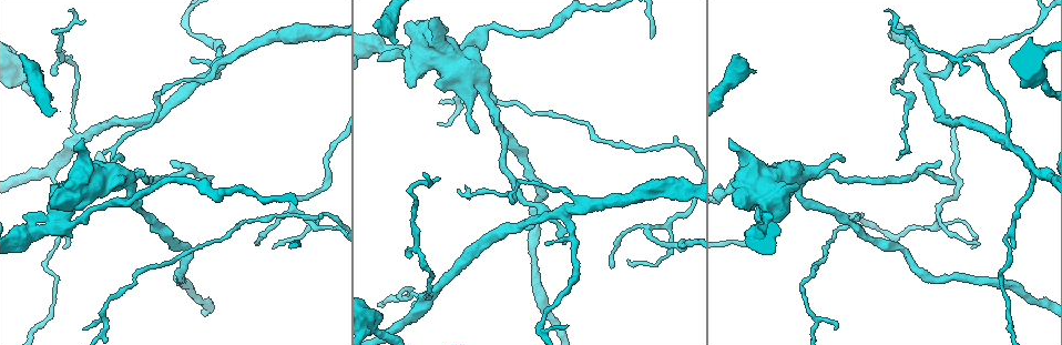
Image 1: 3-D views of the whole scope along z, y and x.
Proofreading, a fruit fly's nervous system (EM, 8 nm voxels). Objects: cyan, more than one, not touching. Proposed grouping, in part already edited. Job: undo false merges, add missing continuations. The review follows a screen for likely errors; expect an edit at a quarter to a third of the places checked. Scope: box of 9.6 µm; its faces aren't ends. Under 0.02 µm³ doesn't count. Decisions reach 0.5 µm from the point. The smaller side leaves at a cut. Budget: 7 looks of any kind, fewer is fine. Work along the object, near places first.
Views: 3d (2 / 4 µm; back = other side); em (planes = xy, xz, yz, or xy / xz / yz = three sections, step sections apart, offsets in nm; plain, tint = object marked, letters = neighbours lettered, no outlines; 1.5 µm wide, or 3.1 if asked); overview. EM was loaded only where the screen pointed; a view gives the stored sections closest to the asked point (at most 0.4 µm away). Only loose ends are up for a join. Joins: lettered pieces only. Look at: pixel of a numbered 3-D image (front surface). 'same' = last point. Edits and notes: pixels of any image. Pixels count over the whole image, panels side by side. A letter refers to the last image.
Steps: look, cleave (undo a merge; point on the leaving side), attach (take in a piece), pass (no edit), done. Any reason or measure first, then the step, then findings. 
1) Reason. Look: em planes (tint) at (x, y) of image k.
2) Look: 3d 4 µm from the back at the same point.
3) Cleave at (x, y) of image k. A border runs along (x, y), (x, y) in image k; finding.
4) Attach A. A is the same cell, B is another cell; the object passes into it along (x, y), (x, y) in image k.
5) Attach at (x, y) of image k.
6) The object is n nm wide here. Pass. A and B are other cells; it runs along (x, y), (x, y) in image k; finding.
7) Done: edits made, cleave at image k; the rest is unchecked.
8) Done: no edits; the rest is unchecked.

Look: em xy step 8 (letters) at (972, 248) of image 1.

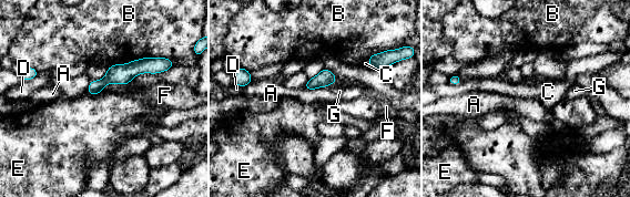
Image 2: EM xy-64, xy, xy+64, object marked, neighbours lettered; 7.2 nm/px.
Pass. A, B, C, D, E, F and G are other cells; none of them fits.

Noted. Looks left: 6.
Sharp bend. Look: 3d 4 µm at (566, 211) of image 1.

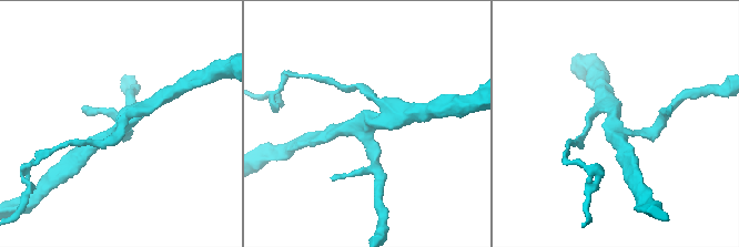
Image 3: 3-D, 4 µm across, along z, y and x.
3 arms meet here; the arms are 180, 220, 220 nm wide; now the EM. Look: em planes (letters) at (614, 126) of image 3.

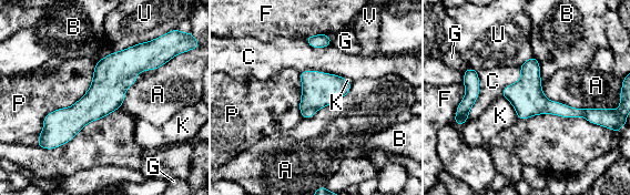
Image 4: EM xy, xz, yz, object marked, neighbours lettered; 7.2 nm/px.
Pass. A, B, C, F, G, K, P, U and V are other cells; a border runs along (540, 83), (552, 101), (606, 109) in image 4; continuous, no second cell.

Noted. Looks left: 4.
Free end. Look: 3d 4 µm at (375, 27) of image 1.

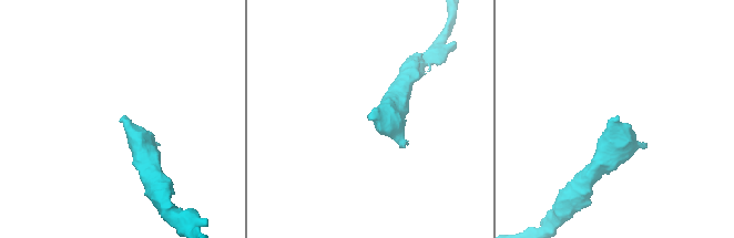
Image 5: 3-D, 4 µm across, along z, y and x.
Shape alone is not enough. Look: em xy step 8 (letters) at (120, 118) of image 5.

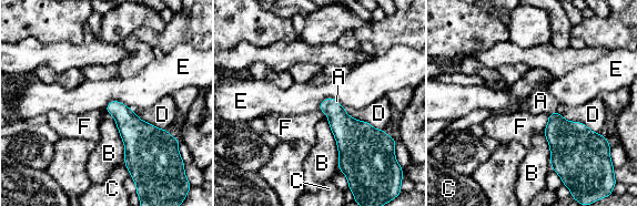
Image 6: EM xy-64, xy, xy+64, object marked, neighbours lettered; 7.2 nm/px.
The longest contact is with B, 420 nm. Attach A. A is the same cell, B, C, D, E and F are other cells; the object passes into it along (570, 142), (552, 113), (541, 101) in image 6; it goes on there.

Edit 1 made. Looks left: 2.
Done: edits made, attach at image 6; the rest is unchecked.

